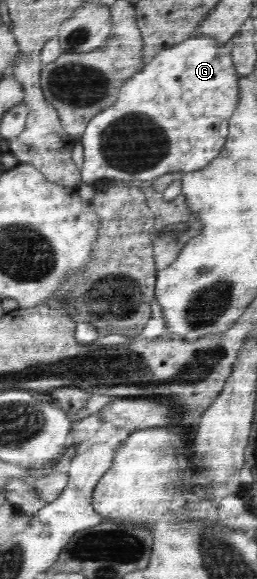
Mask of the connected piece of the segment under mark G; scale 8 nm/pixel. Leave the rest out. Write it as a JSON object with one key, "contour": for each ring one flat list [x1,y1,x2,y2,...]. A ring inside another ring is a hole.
{"contour":[[192,35,190,38,183,40,180,44,166,47,161,50,149,63,145,63,140,72,131,76,119,88,116,102,105,108,102,112,95,114,87,124,85,131,82,133,80,142,83,144,83,164,80,166,81,179,84,183,93,185,94,182,108,180,123,181,126,183,152,181,158,176,168,174,168,172,182,171,184,173,192,172,204,168,210,164,224,148,225,142,229,135,229,120,236,110,239,102,240,89,238,80,240,75,235,71,232,60,232,39,226,42,216,41,216,39,202,35]]}

